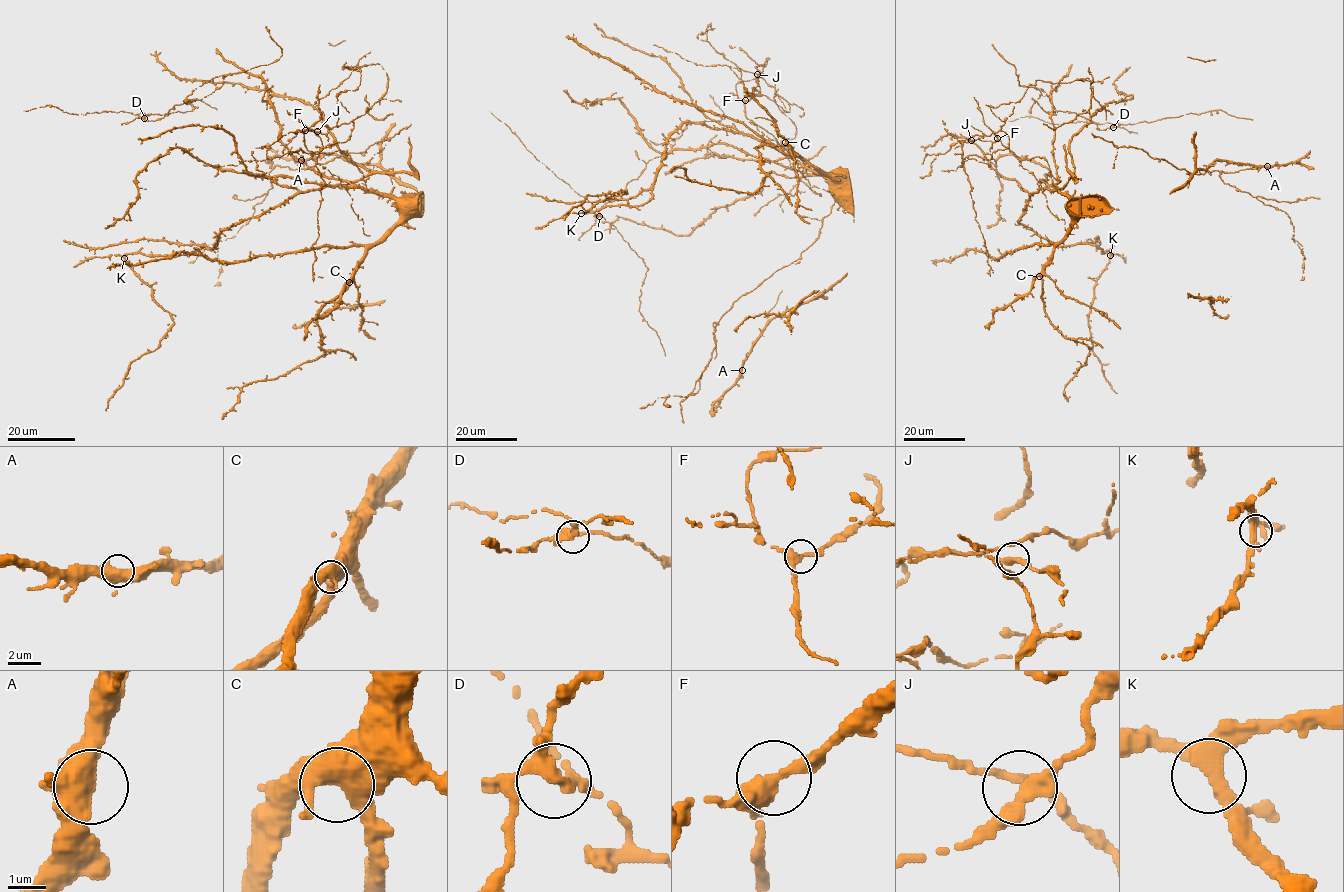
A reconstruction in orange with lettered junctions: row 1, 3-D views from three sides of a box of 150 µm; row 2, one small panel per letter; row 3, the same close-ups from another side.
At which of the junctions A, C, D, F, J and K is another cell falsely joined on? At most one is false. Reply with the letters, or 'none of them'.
D

